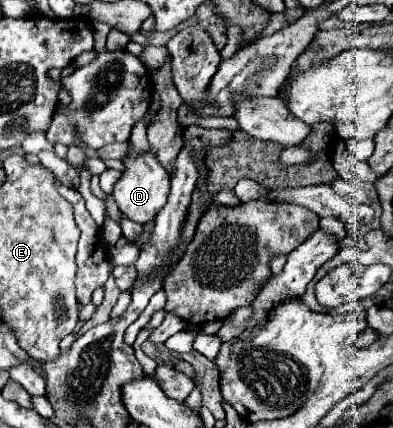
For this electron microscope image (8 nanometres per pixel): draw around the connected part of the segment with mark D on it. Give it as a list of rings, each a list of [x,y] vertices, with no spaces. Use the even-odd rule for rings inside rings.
[[[152,152],[142,154],[138,158],[132,158],[128,154],[122,162],[126,166],[126,170],[124,170],[122,178],[114,184],[114,194],[112,196],[114,196],[120,212],[126,218],[130,218],[132,222],[144,226],[144,222],[152,222],[156,218],[156,214],[162,210],[164,202],[168,200],[168,182],[170,182],[170,176],[160,166],[160,162],[156,160],[156,156]]]

